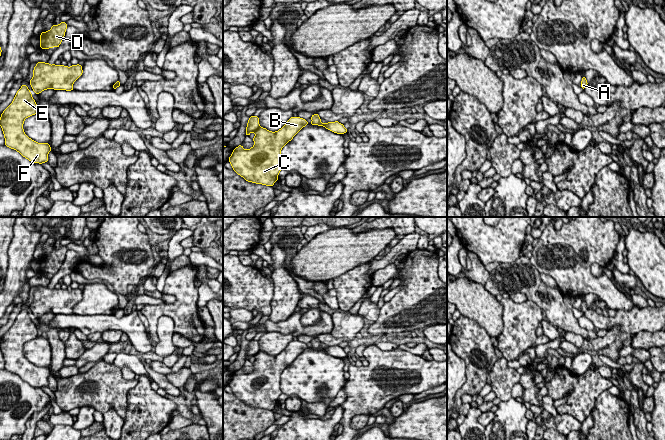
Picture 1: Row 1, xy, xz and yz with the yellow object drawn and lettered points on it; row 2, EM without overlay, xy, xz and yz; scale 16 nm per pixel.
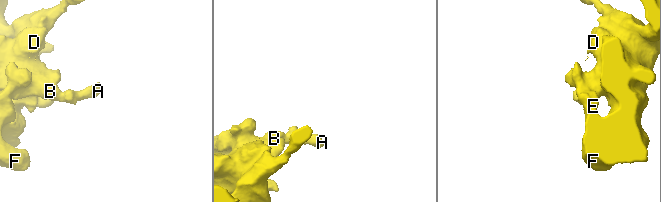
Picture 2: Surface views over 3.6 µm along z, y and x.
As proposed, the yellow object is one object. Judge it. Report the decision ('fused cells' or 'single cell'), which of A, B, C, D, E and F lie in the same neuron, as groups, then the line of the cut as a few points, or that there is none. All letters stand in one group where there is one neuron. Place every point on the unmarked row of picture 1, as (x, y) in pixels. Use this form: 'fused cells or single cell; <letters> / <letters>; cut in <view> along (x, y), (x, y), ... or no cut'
single cell; A B C D E F; no cut

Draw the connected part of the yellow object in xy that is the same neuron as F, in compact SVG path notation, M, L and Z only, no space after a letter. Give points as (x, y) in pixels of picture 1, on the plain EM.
M26 309L17 315L12 327L3 335L0 350L3 354L5 369L18 375L32 387L48 386L51 371L48 367L37 367L23 354L24 344L35 339L38 331Z

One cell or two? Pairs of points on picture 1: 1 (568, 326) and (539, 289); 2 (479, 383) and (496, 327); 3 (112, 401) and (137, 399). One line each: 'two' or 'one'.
1: one
2: two
3: two

